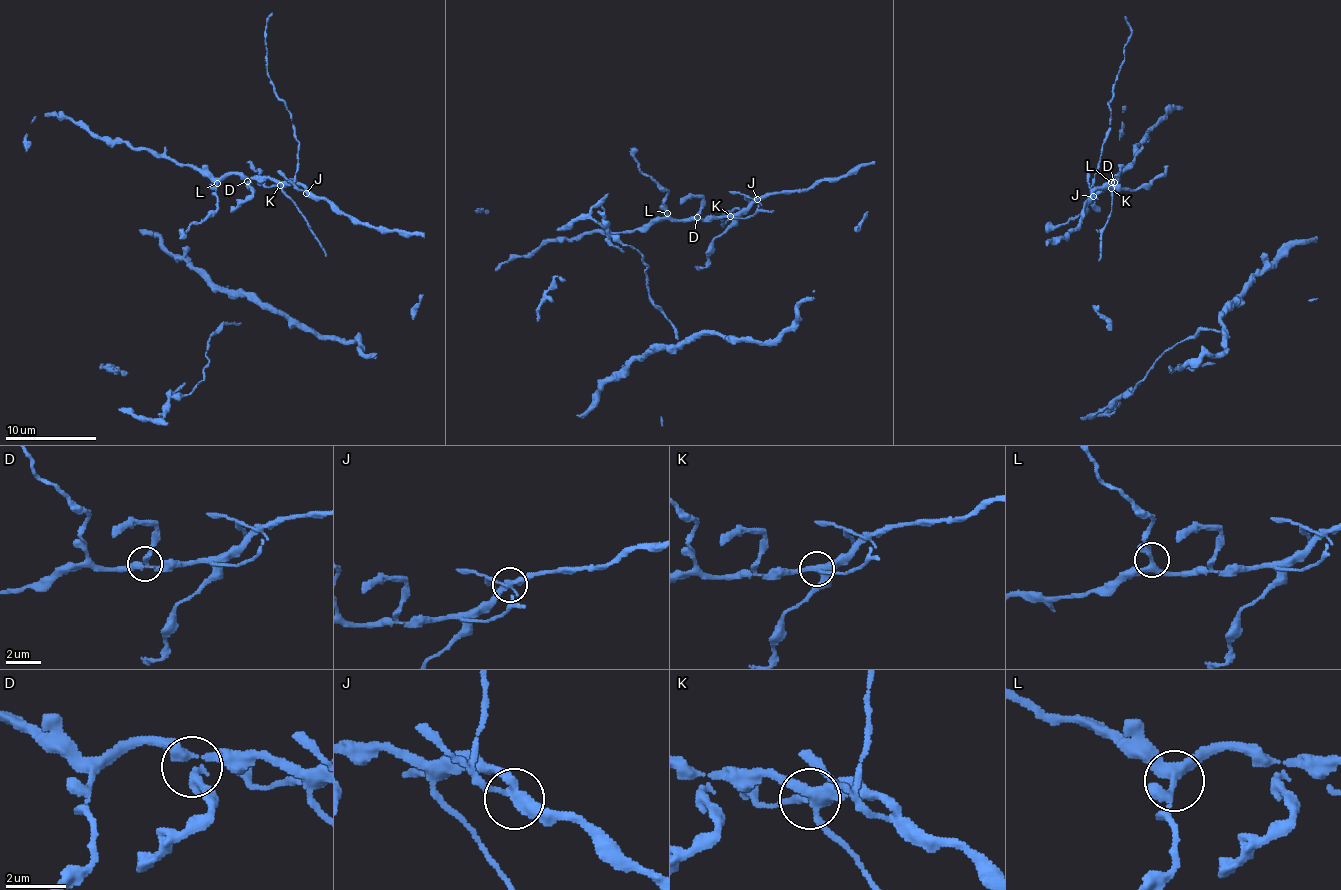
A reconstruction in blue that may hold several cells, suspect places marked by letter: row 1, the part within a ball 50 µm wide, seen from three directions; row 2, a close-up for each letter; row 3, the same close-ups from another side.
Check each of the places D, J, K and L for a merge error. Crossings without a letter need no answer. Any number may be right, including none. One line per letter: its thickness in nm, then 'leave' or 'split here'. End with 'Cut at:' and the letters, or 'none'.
D: 200 nm | leave
J: 300 nm | split here
K: 400 nm | split here
L: 280 nm | leave
Cut at: J, K

